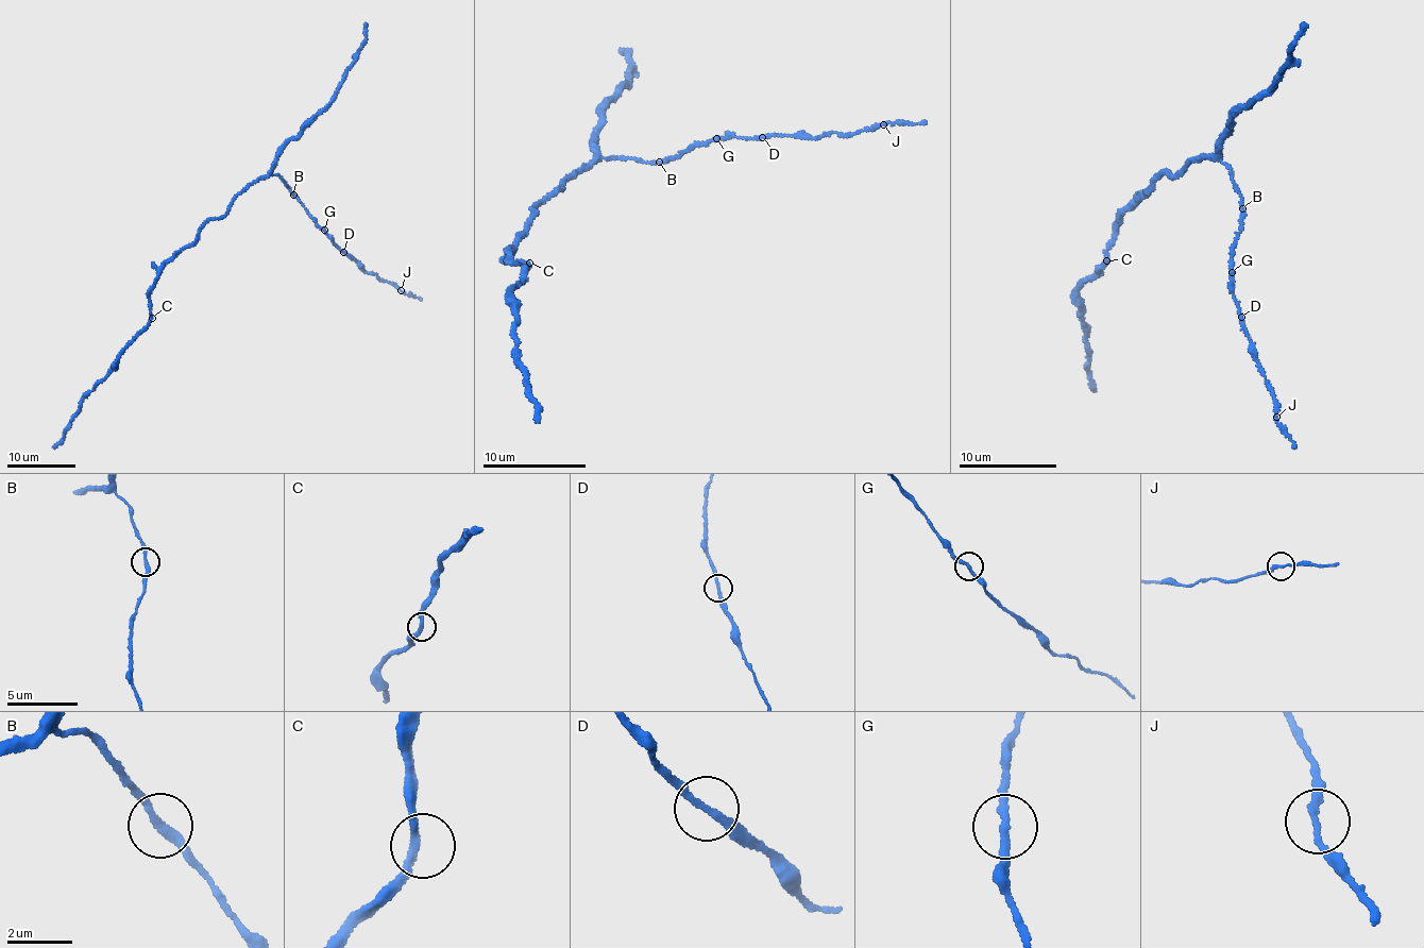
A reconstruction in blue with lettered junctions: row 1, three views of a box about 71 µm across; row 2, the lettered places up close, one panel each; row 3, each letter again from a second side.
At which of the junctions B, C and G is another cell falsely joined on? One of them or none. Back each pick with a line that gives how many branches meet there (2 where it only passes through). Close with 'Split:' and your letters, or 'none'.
Split: none

